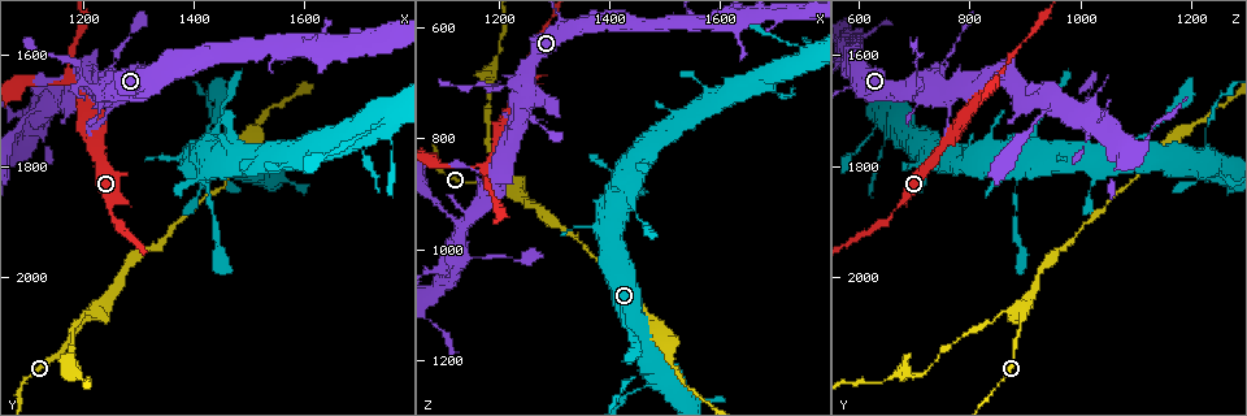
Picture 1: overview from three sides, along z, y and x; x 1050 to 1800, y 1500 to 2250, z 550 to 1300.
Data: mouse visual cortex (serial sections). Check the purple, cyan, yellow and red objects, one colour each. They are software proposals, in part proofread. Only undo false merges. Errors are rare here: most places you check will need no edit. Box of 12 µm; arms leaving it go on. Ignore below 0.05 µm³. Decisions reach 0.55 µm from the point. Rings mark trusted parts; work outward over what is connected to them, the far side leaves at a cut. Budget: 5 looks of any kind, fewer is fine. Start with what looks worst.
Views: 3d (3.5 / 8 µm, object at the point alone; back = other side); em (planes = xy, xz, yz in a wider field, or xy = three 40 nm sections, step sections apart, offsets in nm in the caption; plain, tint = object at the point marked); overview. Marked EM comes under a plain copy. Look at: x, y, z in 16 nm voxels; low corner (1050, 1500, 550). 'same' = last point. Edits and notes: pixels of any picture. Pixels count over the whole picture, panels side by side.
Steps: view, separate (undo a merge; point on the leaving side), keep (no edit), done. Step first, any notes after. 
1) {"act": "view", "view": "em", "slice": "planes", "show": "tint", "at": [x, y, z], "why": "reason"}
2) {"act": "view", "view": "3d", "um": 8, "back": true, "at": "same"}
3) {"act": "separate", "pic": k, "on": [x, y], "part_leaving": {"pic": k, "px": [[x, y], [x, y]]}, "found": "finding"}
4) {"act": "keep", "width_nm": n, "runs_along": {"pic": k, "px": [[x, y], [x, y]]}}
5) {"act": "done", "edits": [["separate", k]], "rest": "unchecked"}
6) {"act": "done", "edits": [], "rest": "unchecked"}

{"act": "view", "view": "3d", "um": 3.5, "at": [1215, 2065, 895], "why": "sharp bend"}

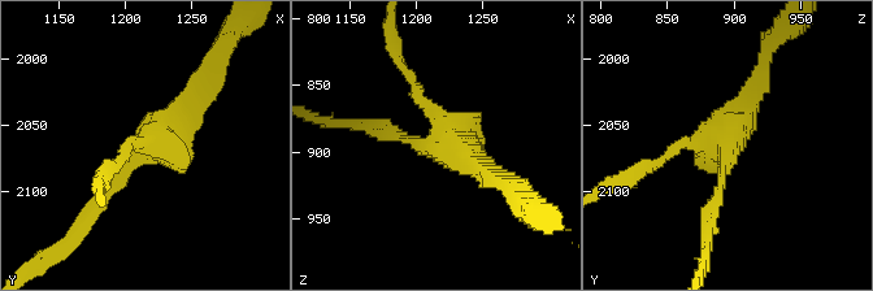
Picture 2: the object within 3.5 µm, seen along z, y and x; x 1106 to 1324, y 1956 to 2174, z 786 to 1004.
{"act": "view", "view": "em", "slice": "xy", "step": 5, "show": "tint", "at": [1220, 2062, 896]}

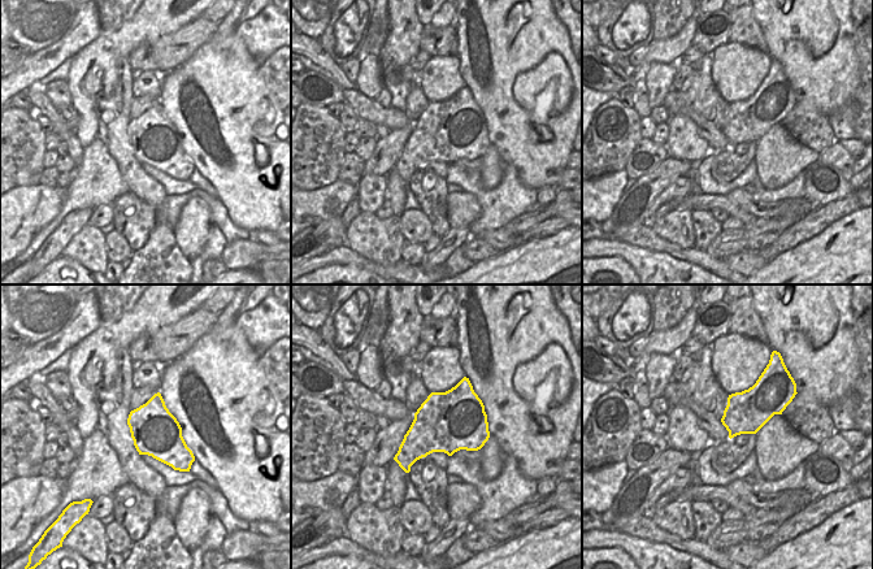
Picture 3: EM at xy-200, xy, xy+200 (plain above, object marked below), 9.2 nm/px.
{"act": "view", "view": "em", "slice": "xy", "step": 1, "show": "tint", "at": "same"}

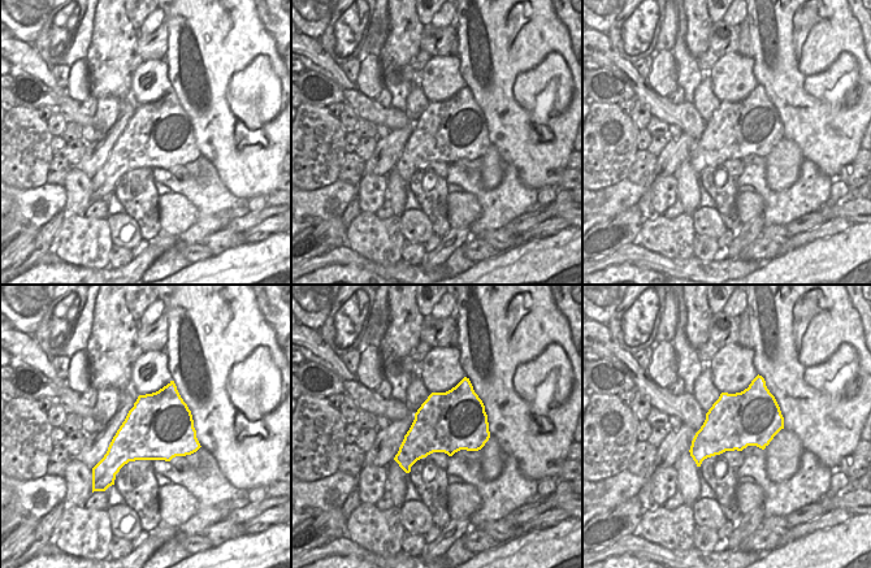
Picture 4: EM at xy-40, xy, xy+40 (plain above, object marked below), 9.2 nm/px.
{"act": "keep", "width_nm": 550, "runs_along": {"pic": 2, "px": [[95, 205], [179, 118], [199, 78]]}, "found": "continuous, no second cell"}

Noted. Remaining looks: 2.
{"act": "view", "view": "3d", "um": 3.5, "at": [1475, 1775, 1235], "why": "calibre changes"}

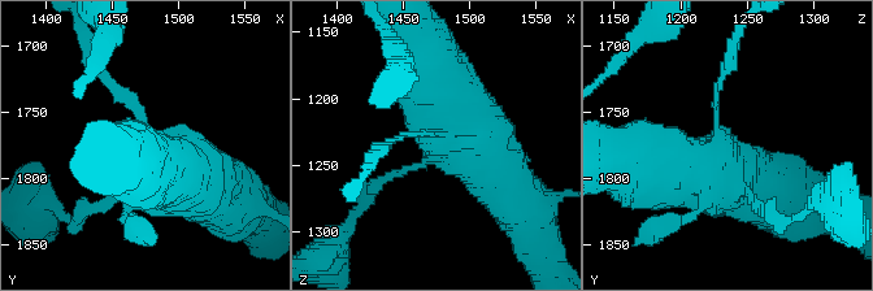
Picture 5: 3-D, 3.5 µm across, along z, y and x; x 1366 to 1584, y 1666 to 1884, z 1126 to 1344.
{"act": "view", "view": "em", "slice": "xy", "step": 5, "show": "tint", "at": [1472, 1776, 1228], "why": "need the tissue"}

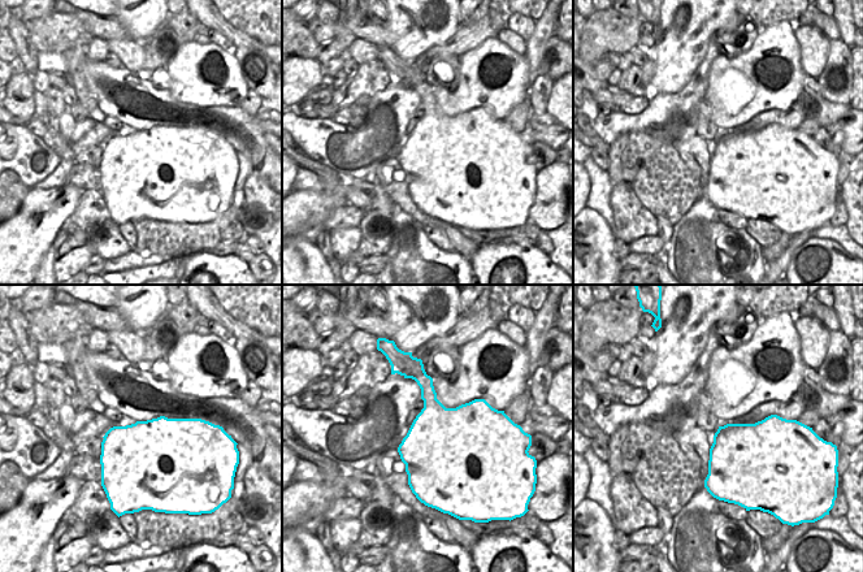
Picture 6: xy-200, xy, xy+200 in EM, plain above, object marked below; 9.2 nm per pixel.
{"act": "keep", "runs_along": {"pic": 5, "px": [[622, 160], [708, 164], [755, 204]]}, "found": "all the same cell"}

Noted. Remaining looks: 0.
{"act": "done", "edits": [], "rest": "unchecked"}

